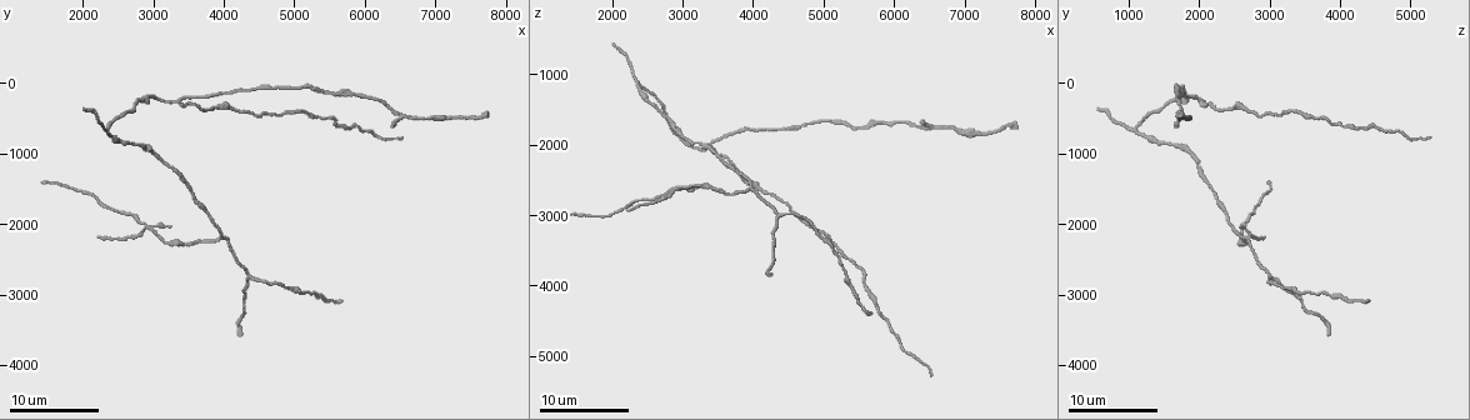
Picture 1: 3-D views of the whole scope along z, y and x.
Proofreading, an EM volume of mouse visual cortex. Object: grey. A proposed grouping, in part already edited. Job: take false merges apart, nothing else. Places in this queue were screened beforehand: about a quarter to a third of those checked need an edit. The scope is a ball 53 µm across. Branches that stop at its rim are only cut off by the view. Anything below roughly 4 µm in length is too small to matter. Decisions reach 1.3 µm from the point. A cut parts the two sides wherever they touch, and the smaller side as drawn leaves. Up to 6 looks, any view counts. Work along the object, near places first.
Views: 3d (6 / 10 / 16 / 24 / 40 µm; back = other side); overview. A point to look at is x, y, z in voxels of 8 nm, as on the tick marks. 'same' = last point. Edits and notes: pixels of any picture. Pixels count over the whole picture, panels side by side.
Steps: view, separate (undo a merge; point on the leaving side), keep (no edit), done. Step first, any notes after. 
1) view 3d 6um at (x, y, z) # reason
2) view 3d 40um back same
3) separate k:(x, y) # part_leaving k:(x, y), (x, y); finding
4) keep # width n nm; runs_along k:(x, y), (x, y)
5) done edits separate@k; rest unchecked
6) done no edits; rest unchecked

view 3d 16um at (3350, 200, 2000) # three-way junction

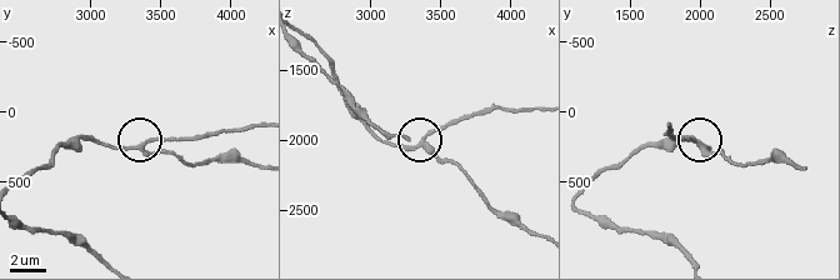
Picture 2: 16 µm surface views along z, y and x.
view 3d 6um at (3380, 280, 2000)

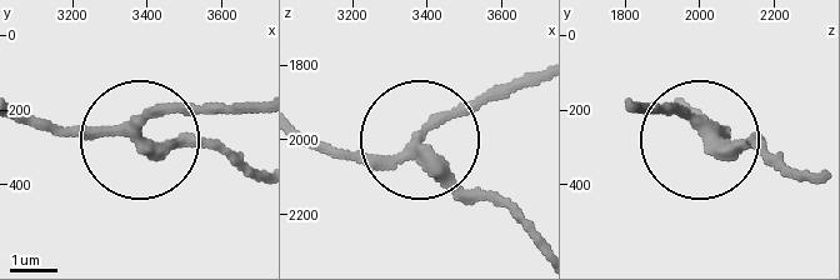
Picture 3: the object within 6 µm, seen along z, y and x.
keep # side_arm 39 um; runs_along 3:(301, 135), (398, 160), (513, 80); continuous, no second cell

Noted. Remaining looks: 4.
view 3d 10um at (2300, 700, 1050) # three arms meet

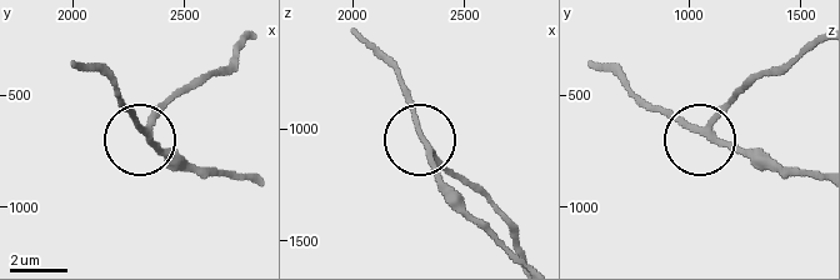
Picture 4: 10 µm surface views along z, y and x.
keep # width 200 nm; all the same cell

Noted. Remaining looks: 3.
view 3d 6um at (2800, 200, 1600) # thick turns thin

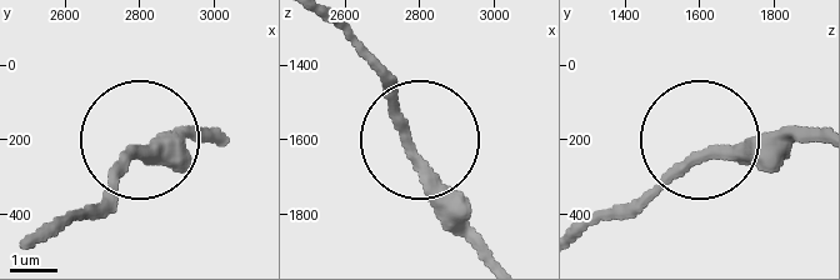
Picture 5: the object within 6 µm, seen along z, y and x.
keep # all the same cell

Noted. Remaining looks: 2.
done no edits; rest unchecked

